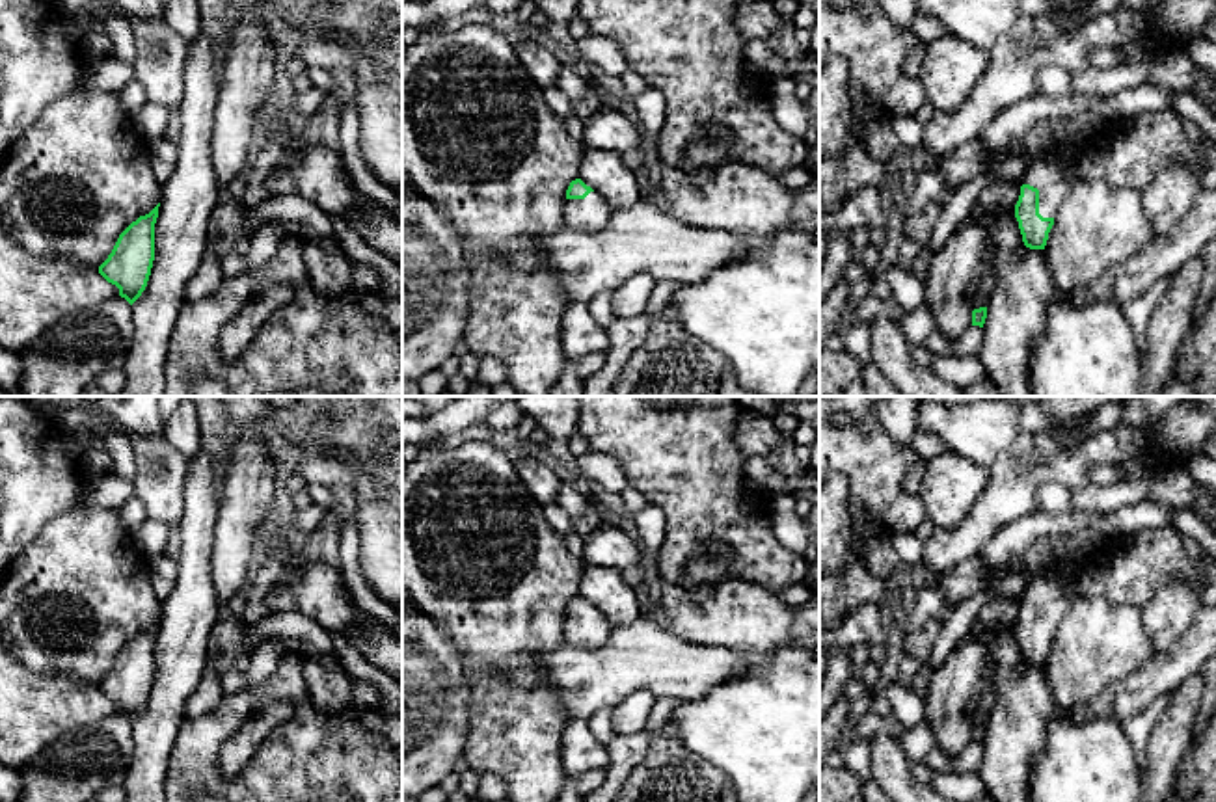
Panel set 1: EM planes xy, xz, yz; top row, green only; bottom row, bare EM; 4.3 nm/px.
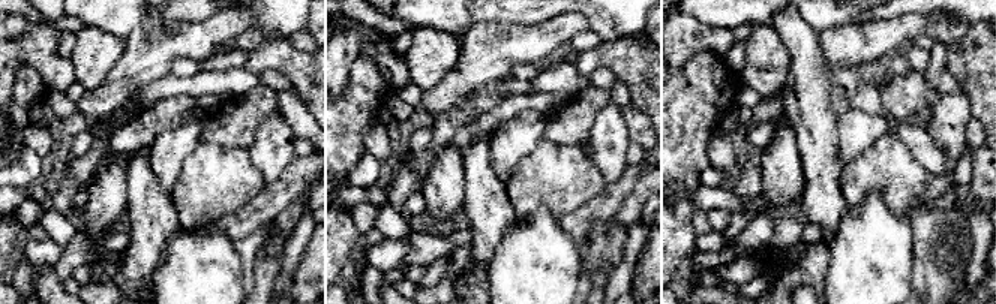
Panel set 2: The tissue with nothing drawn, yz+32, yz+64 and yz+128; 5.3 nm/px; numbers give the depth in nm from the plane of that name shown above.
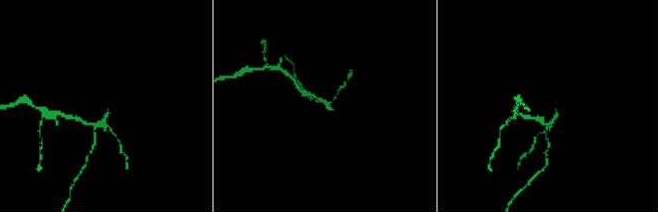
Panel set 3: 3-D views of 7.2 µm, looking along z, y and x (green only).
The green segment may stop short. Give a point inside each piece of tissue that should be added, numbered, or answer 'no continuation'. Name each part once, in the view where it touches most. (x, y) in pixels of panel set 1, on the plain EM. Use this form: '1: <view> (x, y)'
1: yz (1053, 592)

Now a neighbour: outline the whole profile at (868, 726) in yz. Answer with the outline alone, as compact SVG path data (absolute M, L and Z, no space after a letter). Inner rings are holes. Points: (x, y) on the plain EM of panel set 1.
M862 707L849 728L849 739L866 739L871 742L879 735L890 735L903 741L905 729L894 716L877 716Z

